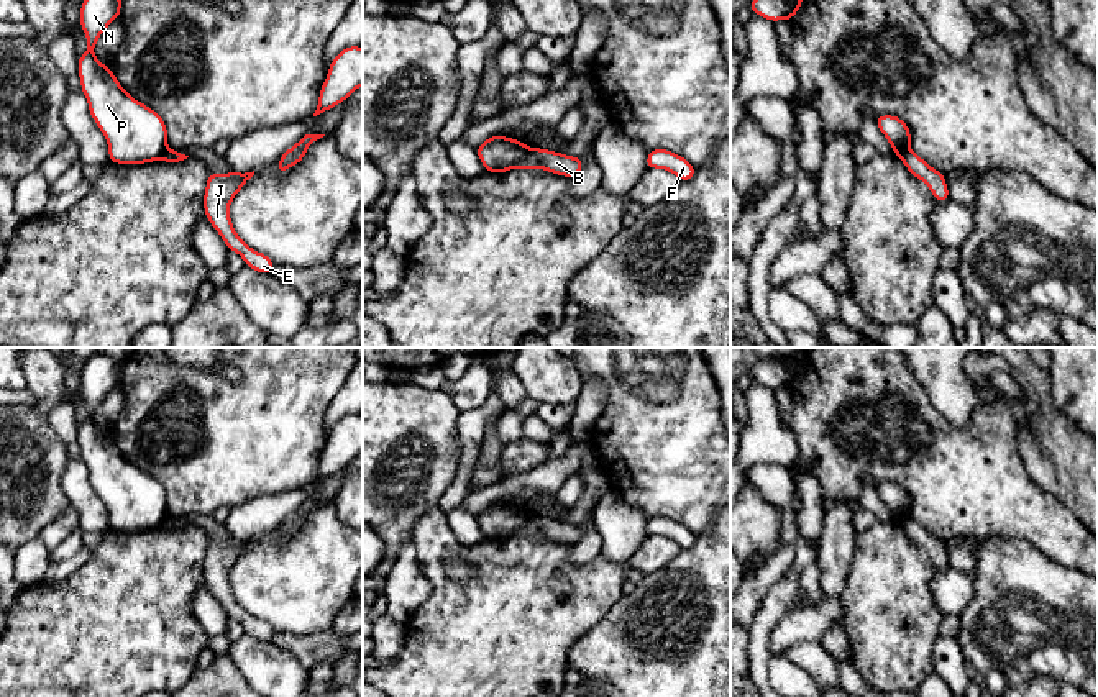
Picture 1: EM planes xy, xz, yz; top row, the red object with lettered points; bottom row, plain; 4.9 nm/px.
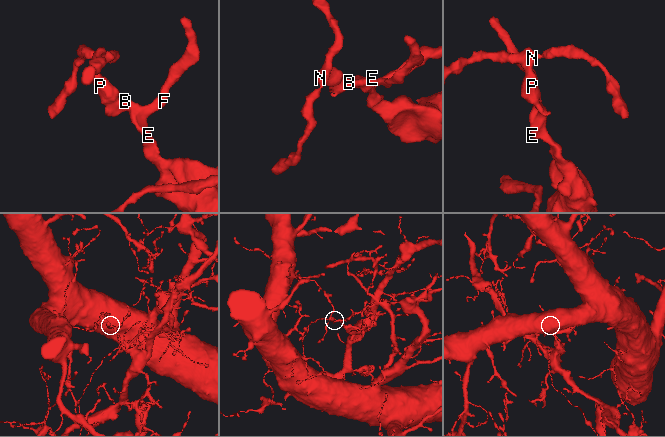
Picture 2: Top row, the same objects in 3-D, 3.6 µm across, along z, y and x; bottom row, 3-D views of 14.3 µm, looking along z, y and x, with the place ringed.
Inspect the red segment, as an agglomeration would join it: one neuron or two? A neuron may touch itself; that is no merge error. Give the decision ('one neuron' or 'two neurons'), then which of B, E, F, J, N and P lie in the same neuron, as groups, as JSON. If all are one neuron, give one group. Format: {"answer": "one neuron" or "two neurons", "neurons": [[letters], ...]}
{"answer": "two neurons", "neurons": [["B", "E", "F", "J"], ["N", "P"]]}

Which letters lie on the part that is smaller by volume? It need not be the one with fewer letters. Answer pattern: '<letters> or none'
B, E, F, J

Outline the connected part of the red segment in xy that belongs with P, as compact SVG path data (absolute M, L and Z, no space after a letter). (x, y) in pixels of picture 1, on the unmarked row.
M95 354L84 364L79 387L87 418L77 436L89 479L107 507L110 530L133 533L154 530L167 518L167 495L162 484L131 466L94 421L100 402L120 385L121 364L105 354Z

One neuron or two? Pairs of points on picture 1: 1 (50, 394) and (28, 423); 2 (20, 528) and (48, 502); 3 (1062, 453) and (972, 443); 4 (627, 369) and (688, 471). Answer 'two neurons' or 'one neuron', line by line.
1: two neurons
2: one neuron
3: two neurons
4: one neuron

